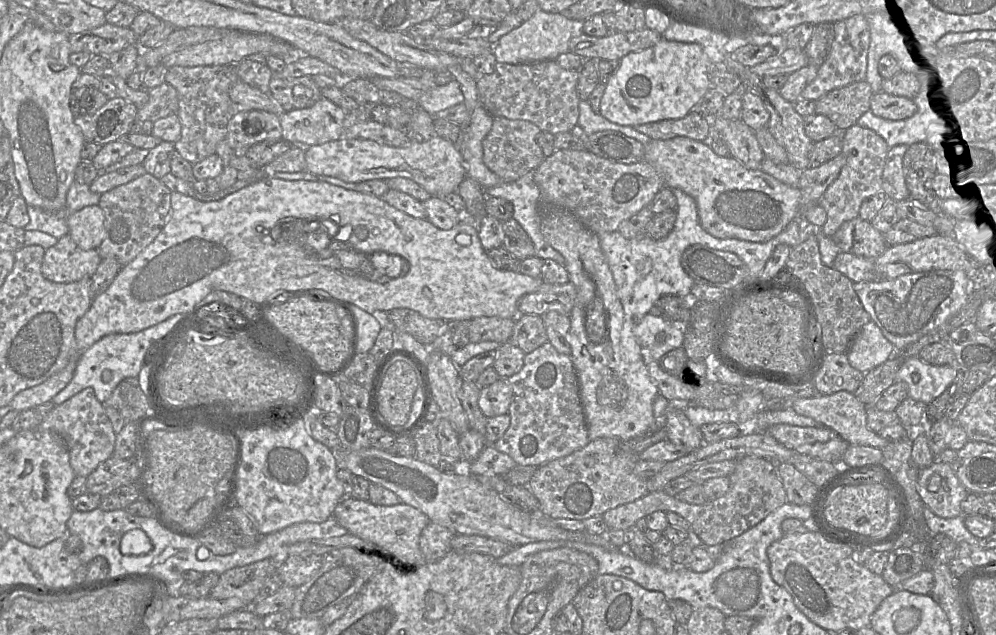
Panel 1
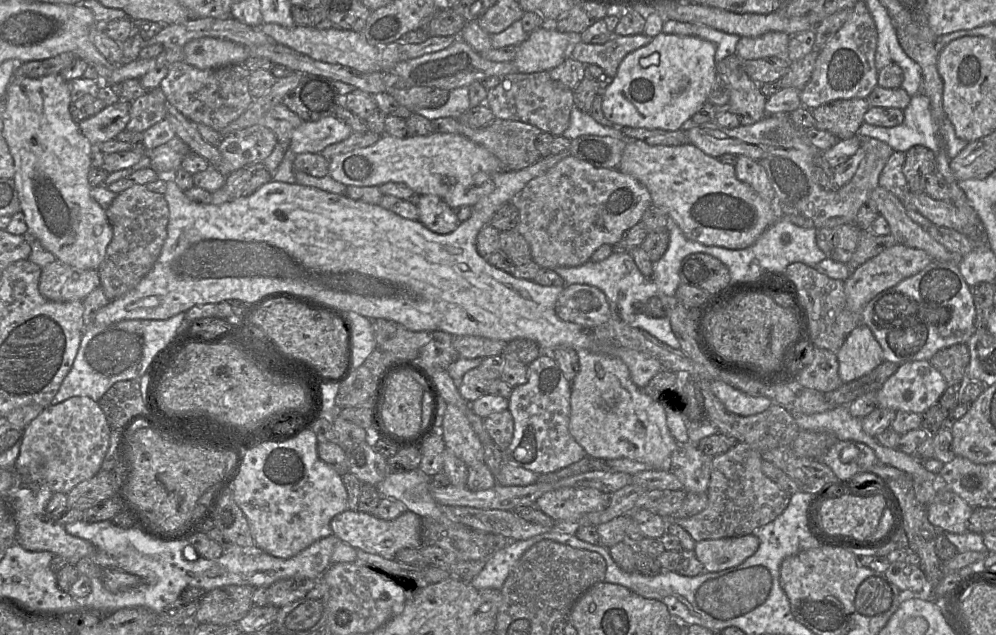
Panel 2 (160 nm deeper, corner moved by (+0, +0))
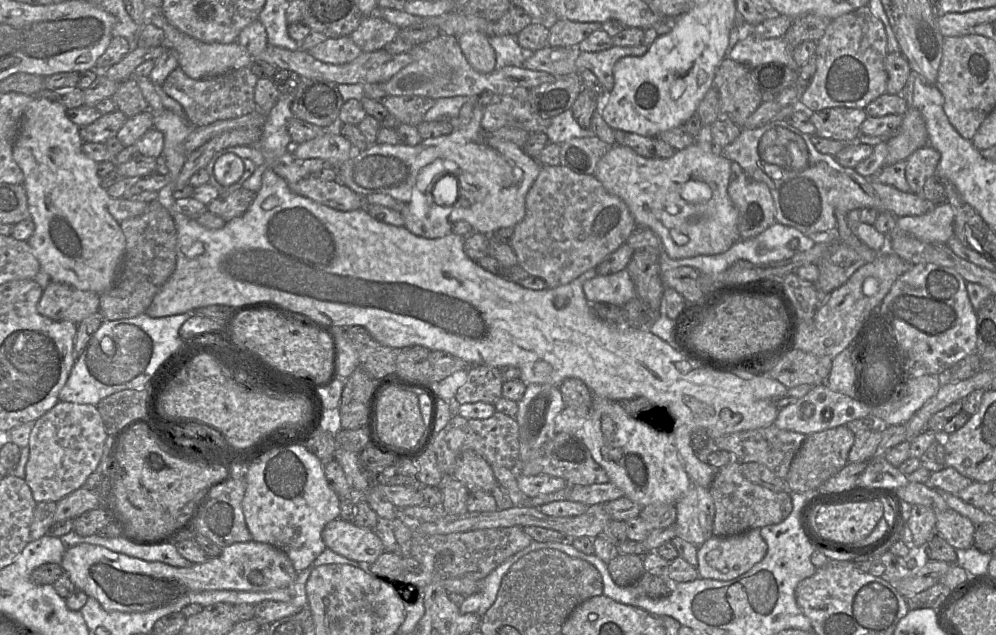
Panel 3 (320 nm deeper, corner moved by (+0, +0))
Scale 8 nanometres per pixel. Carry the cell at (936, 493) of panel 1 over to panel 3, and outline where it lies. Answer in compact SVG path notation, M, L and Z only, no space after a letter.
M951 508L936 513L935 533L955 549L968 549L974 545L975 527L969 518Z

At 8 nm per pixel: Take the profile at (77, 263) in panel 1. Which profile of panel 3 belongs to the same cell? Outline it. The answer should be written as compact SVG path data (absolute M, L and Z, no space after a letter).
M51 281L43 290L37 305L38 312L55 321L71 321L79 324L99 311L100 295L79 290L69 284Z

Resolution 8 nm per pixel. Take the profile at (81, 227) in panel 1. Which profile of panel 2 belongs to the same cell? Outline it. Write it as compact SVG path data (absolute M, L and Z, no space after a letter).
M60 74L41 78L14 75L4 96L3 137L14 160L14 183L21 211L25 216L28 235L34 237L56 259L78 269L97 270L111 242L113 230L106 211L92 198L88 172L93 145L81 133L70 114L71 94L69 82Z

